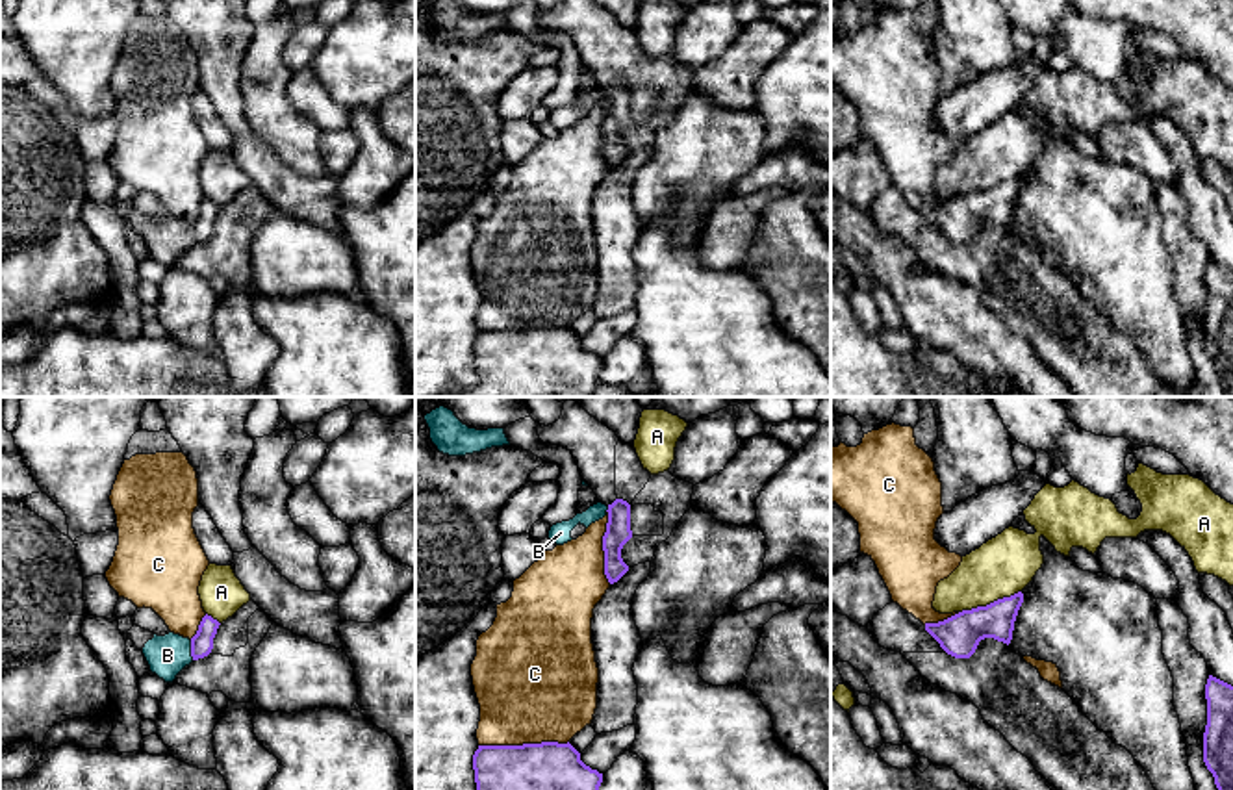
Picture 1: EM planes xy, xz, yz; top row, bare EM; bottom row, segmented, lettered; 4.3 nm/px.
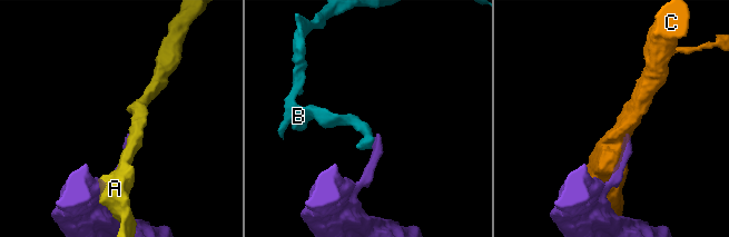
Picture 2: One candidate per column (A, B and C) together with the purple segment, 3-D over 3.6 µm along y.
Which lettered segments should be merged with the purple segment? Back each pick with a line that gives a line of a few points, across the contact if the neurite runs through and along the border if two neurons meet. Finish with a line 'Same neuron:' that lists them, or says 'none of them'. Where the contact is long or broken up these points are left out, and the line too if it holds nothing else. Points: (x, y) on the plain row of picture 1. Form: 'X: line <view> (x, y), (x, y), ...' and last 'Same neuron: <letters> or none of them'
B: line xy (203, 227), (191, 234), (167, 240)
Same neuron: B

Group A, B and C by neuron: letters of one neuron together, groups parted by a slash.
A / B / C

